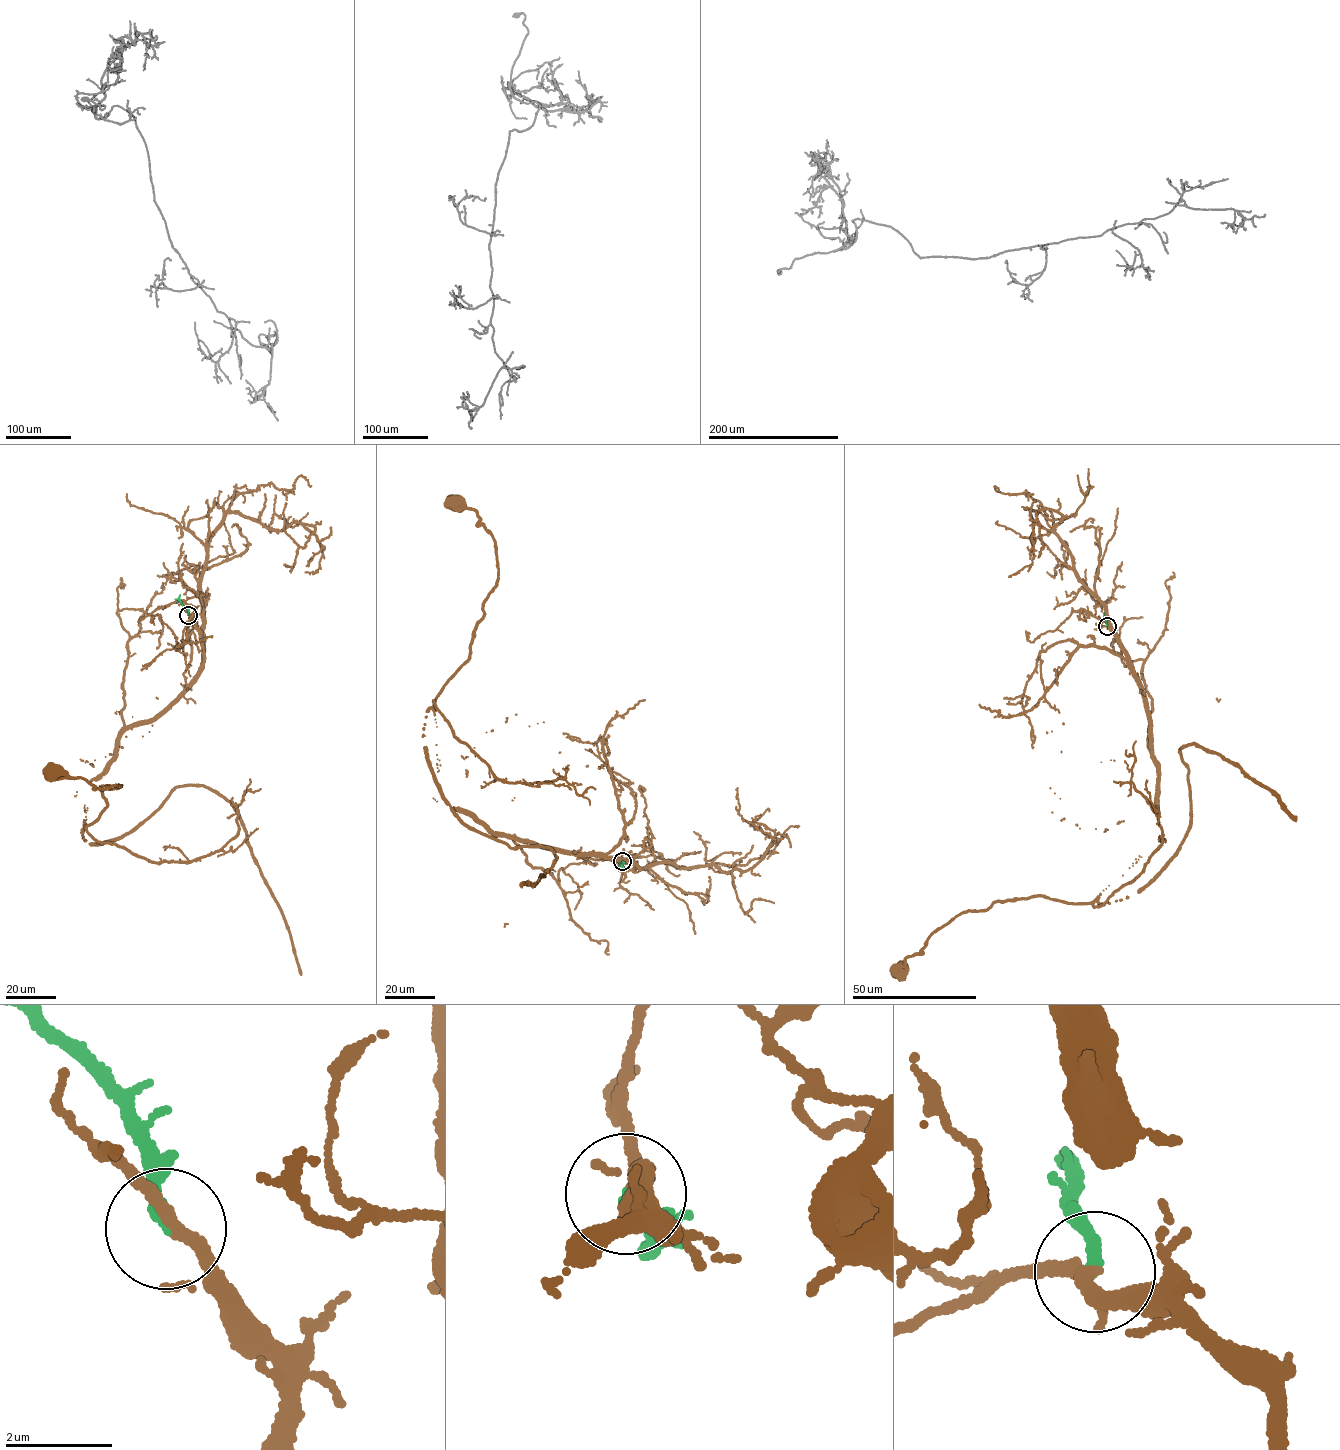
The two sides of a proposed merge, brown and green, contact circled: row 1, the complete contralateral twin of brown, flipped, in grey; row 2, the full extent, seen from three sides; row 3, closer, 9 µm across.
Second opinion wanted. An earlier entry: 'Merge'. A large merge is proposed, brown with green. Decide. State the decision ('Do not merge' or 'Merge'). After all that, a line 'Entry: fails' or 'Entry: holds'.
Merge
Entry: holds

